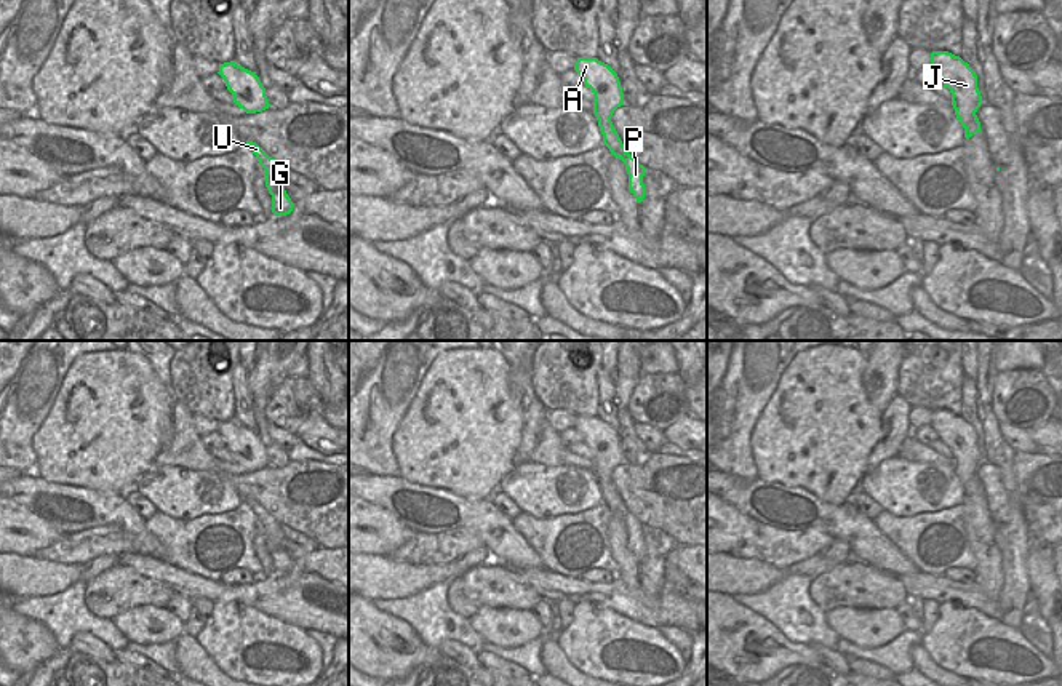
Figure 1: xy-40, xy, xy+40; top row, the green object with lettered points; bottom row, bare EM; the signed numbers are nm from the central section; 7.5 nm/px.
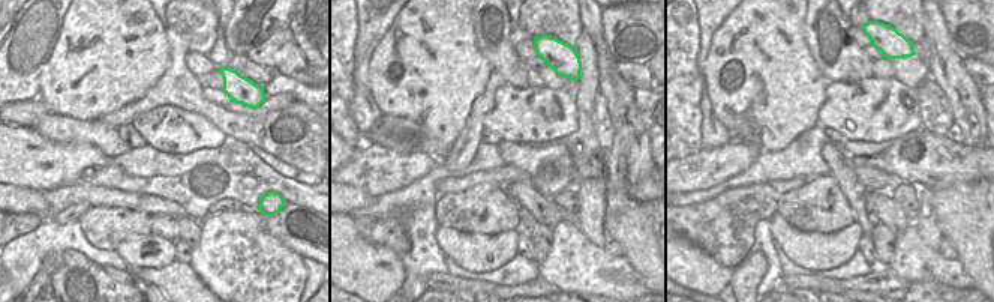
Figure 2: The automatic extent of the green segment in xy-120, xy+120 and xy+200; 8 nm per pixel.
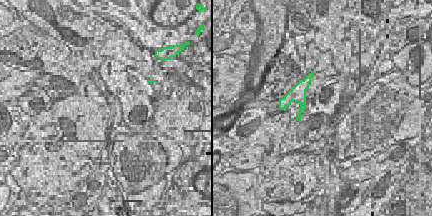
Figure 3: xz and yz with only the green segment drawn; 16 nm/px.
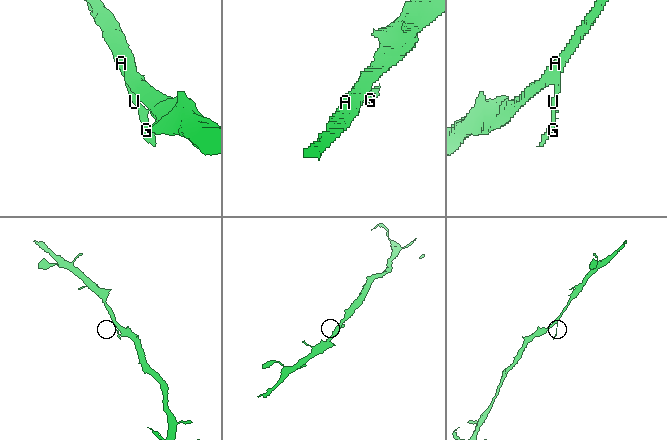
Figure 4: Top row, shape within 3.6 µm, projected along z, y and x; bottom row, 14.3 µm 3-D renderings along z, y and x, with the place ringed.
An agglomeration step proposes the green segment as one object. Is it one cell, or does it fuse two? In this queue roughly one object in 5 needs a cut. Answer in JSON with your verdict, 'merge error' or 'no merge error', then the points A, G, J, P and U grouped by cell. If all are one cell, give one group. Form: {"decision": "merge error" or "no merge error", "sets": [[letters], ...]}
{"decision": "no merge error", "sets": [["A", "G", "J", "P", "U"]]}

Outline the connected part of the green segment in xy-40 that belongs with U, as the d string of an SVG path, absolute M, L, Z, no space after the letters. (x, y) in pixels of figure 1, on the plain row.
M246 499L246 504L256 513L259 523L264 526L266 545L272 553L272 571L273 574L286 574L293 569L294 561L285 548L285 534L281 524L270 516L256 501Z

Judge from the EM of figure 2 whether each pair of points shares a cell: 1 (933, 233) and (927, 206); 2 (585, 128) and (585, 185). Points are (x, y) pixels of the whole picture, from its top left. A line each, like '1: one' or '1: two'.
1: one
2: one

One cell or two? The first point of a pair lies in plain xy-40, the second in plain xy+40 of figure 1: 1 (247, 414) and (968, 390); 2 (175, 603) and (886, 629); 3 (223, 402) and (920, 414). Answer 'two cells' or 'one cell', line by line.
1: one cell
2: two cells
3: two cells

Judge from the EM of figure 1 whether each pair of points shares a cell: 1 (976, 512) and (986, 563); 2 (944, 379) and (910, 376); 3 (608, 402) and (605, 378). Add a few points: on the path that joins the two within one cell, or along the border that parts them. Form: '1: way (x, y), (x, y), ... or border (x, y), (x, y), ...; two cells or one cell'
1: way (979, 525), (984, 550); one cell
2: way (936, 379), (918, 376); one cell
3: way (606, 395), (606, 384); one cell

